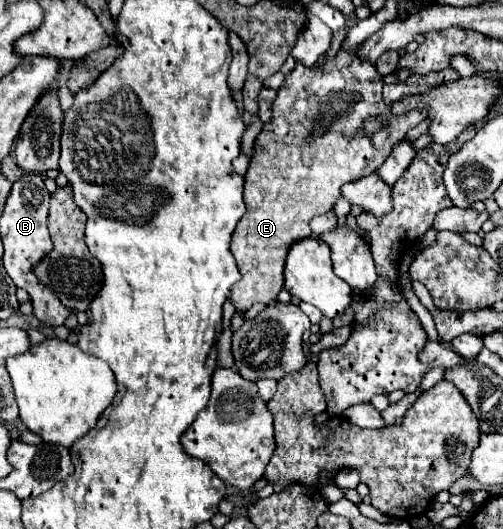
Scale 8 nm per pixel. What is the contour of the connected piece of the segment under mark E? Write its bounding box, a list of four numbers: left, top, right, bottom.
[231,48,425,310]

